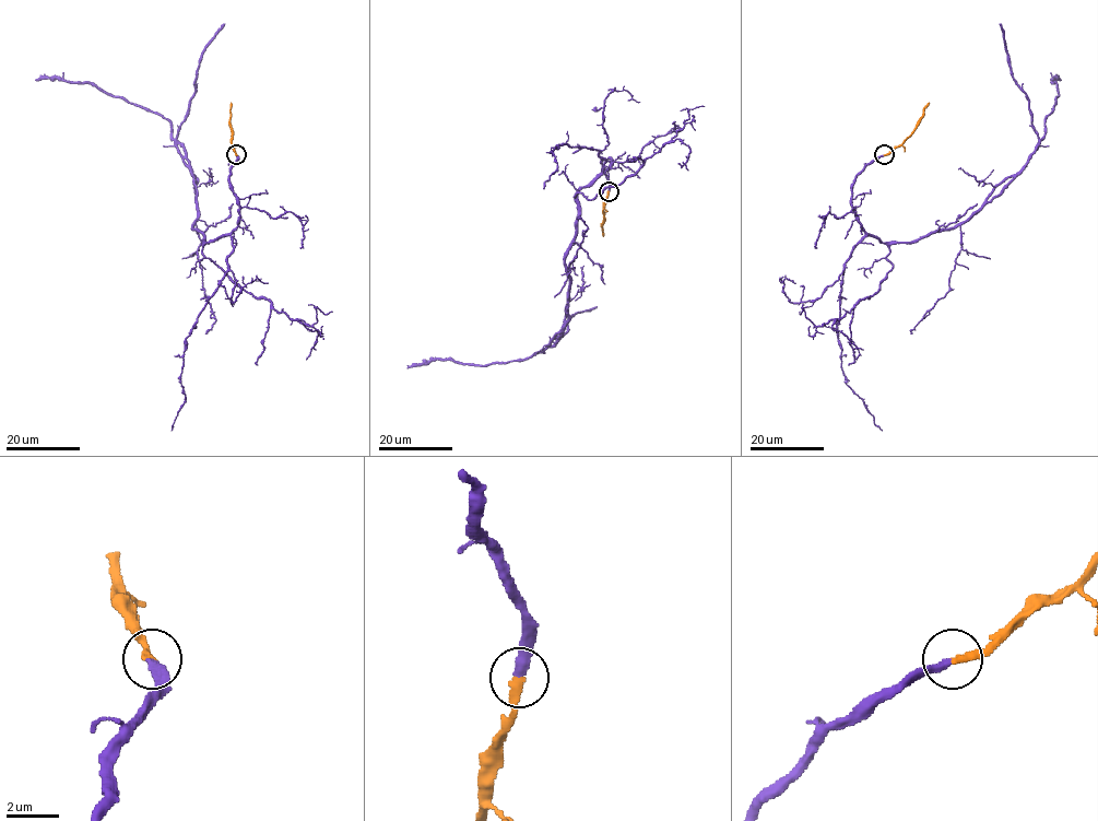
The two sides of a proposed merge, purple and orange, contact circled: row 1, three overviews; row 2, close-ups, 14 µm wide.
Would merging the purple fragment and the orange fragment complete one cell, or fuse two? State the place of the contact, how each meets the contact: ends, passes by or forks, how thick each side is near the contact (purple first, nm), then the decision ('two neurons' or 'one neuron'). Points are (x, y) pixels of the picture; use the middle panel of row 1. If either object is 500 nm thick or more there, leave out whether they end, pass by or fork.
place (609, 191); purple ends; orange ends; calibres 320 and 300 nm; one neuron

